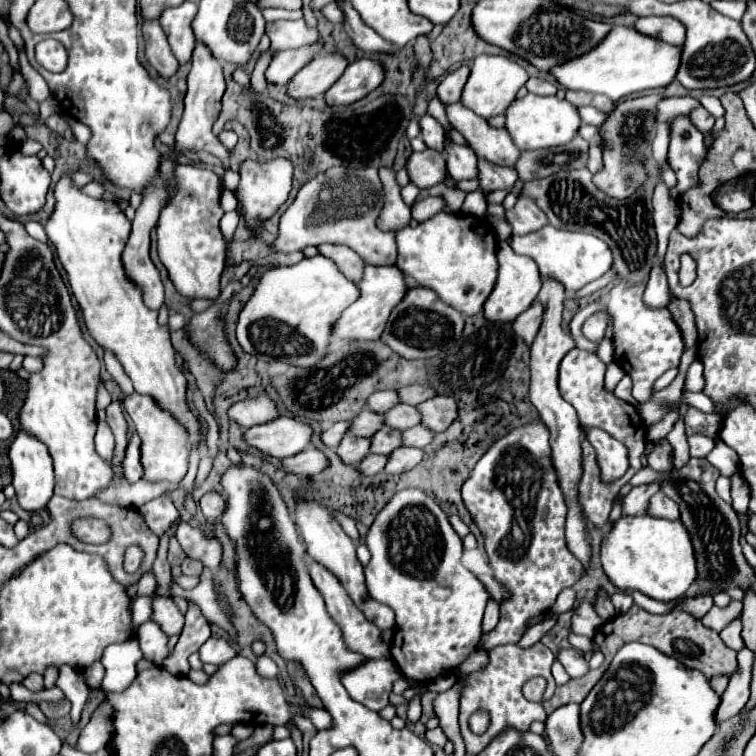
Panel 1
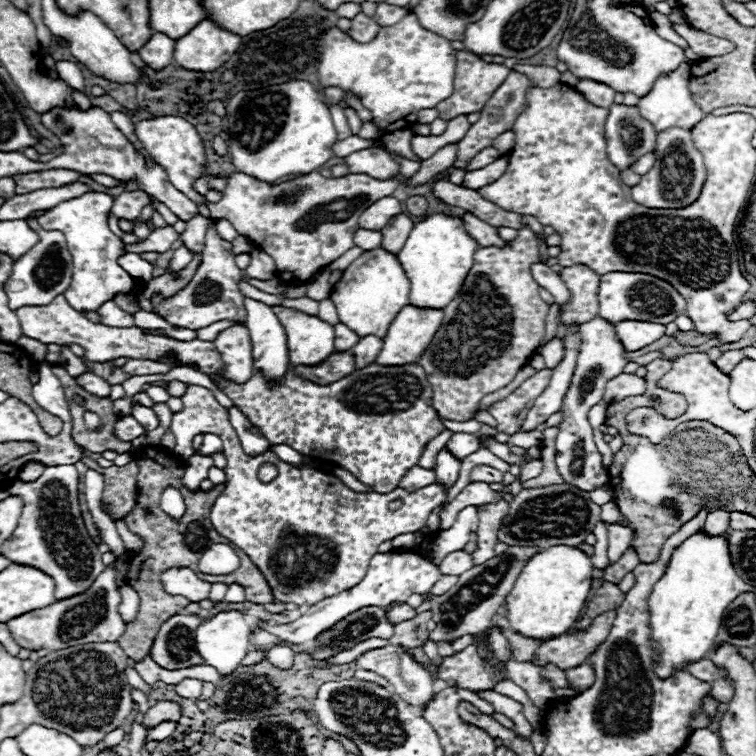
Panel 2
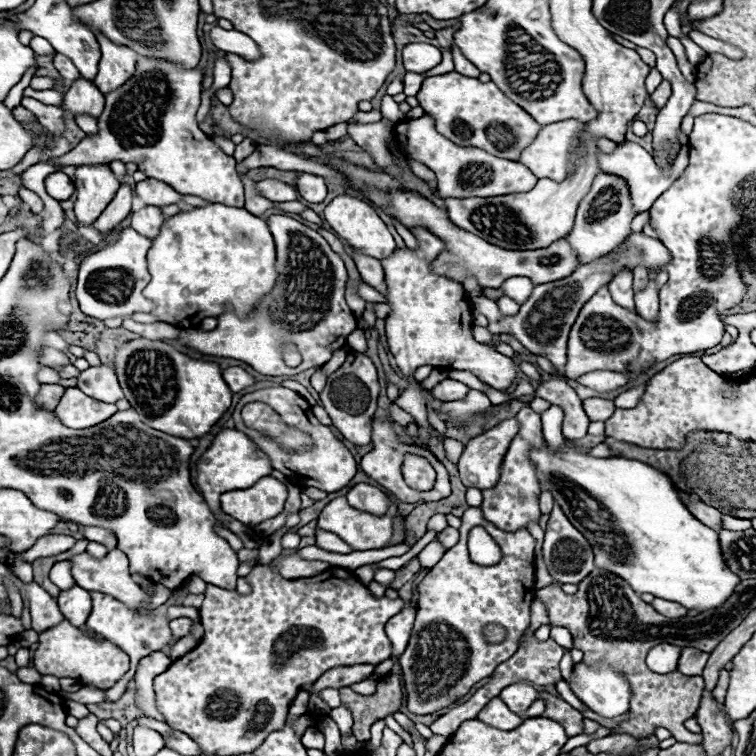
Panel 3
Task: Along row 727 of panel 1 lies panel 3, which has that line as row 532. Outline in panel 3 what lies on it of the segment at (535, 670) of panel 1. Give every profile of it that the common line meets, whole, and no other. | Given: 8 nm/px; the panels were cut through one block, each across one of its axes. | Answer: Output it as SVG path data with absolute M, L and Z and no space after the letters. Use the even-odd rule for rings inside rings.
M468 508L464 512L460 542L444 552L420 584L420 608L410 644L398 658L410 712L432 714L448 708L518 650L518 640L530 622L530 604L534 602L534 548L536 540L526 528L504 532L488 522L480 508ZM474 526L484 526L500 546L502 560L498 564L478 566L468 558L466 540ZM436 624L448 624L452 628L436 628ZM488 624L502 626L506 638L498 644L488 644L482 634Z

